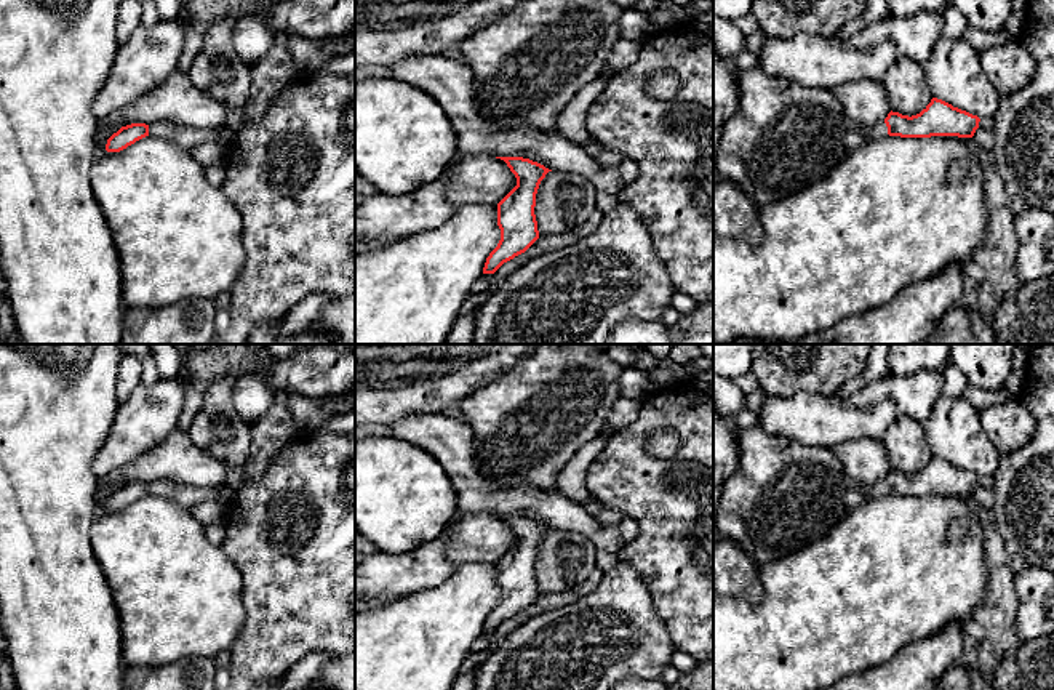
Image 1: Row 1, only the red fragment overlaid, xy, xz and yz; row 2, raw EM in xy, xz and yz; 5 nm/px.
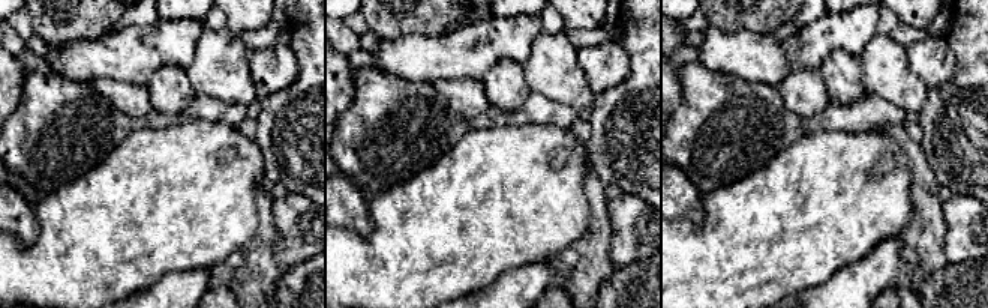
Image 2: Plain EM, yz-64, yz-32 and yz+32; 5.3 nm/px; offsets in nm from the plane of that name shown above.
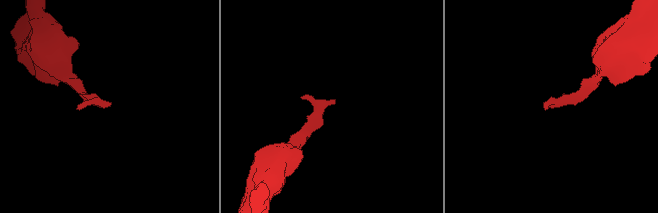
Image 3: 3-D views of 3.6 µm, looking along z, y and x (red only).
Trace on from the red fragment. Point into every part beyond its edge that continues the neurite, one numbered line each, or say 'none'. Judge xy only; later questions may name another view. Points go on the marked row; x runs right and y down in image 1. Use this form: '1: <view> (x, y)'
1: xy (186, 136)

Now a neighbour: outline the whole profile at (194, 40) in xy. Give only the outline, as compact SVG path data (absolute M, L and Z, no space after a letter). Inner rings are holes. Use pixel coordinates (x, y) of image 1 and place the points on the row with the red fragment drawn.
M192 22L186 29L184 35L186 35L186 42L178 61L178 70L187 74L192 66L192 61L195 59L195 56L200 53L203 46L203 34L200 34Z

